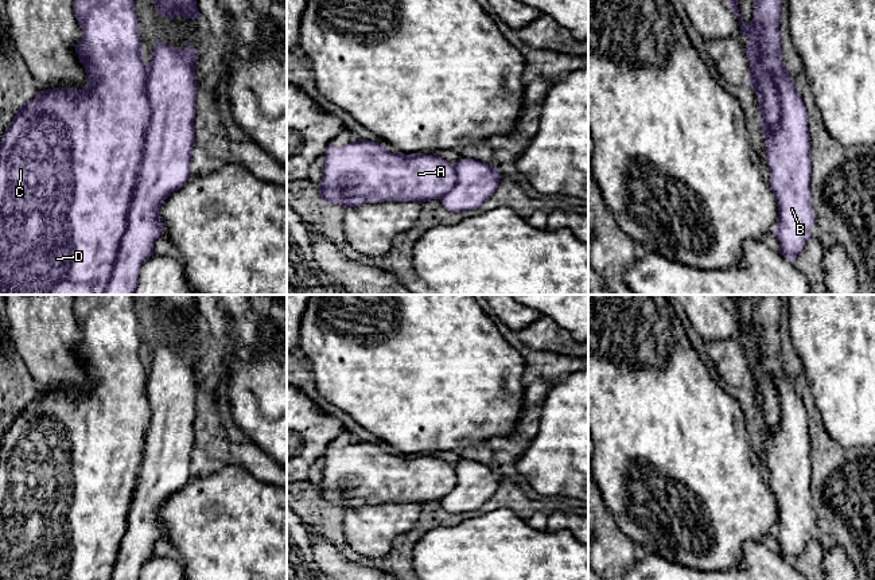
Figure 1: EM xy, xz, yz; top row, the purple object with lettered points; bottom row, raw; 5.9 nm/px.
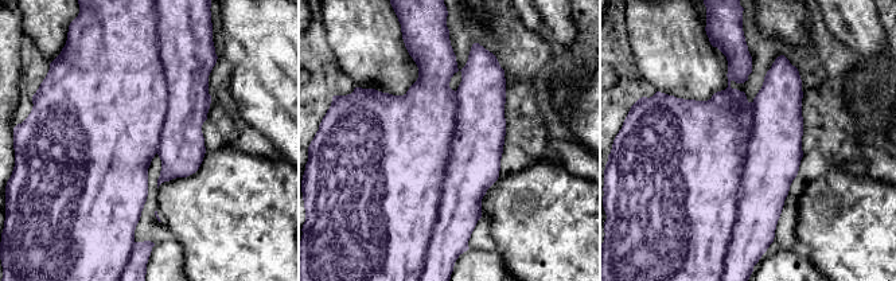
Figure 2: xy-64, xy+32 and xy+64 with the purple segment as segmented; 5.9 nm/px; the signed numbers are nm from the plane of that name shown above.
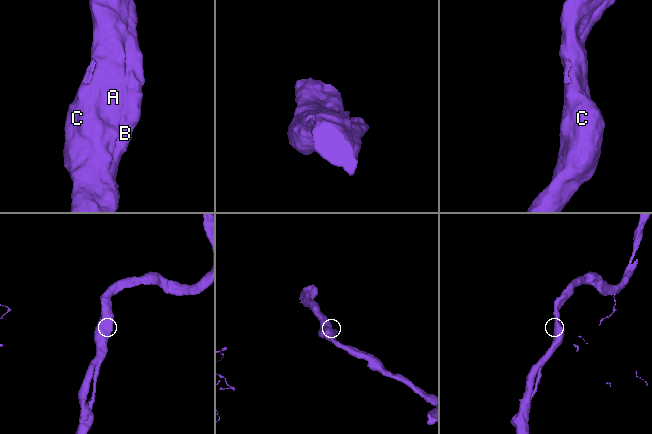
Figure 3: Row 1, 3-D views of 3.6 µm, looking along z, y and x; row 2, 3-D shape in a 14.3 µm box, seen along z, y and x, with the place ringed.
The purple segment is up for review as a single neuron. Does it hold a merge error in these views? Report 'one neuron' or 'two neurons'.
one neuron

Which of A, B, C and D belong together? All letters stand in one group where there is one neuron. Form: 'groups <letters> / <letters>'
groups A B C D

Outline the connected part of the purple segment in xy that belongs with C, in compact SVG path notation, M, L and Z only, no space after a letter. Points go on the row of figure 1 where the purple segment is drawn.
M74 0L74 13L83 35L82 40L75 47L75 52L85 67L88 75L86 85L78 90L74 87L52 87L40 90L40 93L30 102L19 104L13 121L3 135L0 141L0 295L133 295L137 287L141 265L153 254L153 244L163 234L163 222L159 215L160 207L172 192L182 188L190 179L191 151L195 143L194 118L198 83L194 63L198 51L191 43L184 50L179 51L162 40L155 40L152 59L147 66L141 55L141 40L133 1L135 0Z

